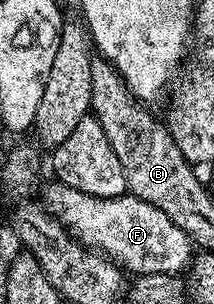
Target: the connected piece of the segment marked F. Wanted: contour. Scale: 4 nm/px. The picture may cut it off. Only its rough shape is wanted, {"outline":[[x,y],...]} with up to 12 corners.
{"outline":[[57,179],[44,206],[127,274],[178,275],[195,246],[160,207]]}

